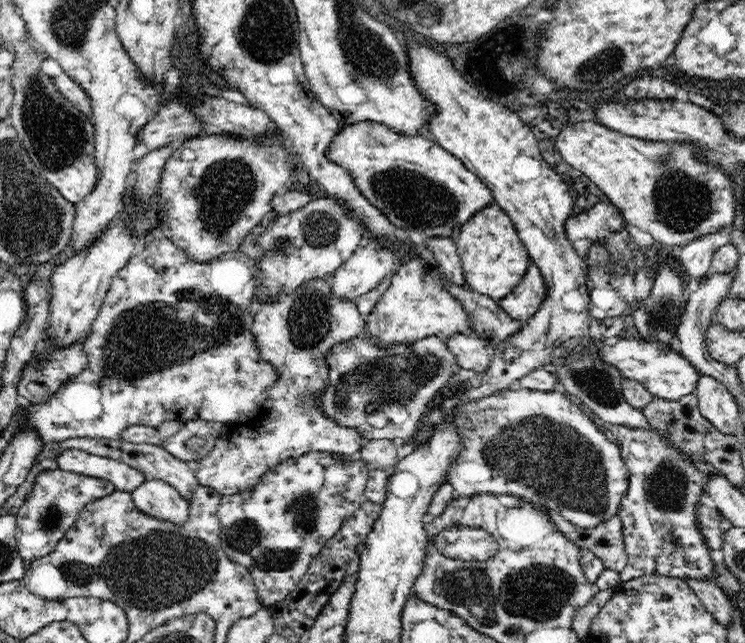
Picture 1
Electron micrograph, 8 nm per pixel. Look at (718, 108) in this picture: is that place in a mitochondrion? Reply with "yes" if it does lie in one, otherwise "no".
no

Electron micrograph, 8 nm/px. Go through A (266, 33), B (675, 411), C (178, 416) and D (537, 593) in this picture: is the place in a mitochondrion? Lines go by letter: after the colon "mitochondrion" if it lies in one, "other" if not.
A: mitochondrion
B: other
C: other
D: mitochondrion

